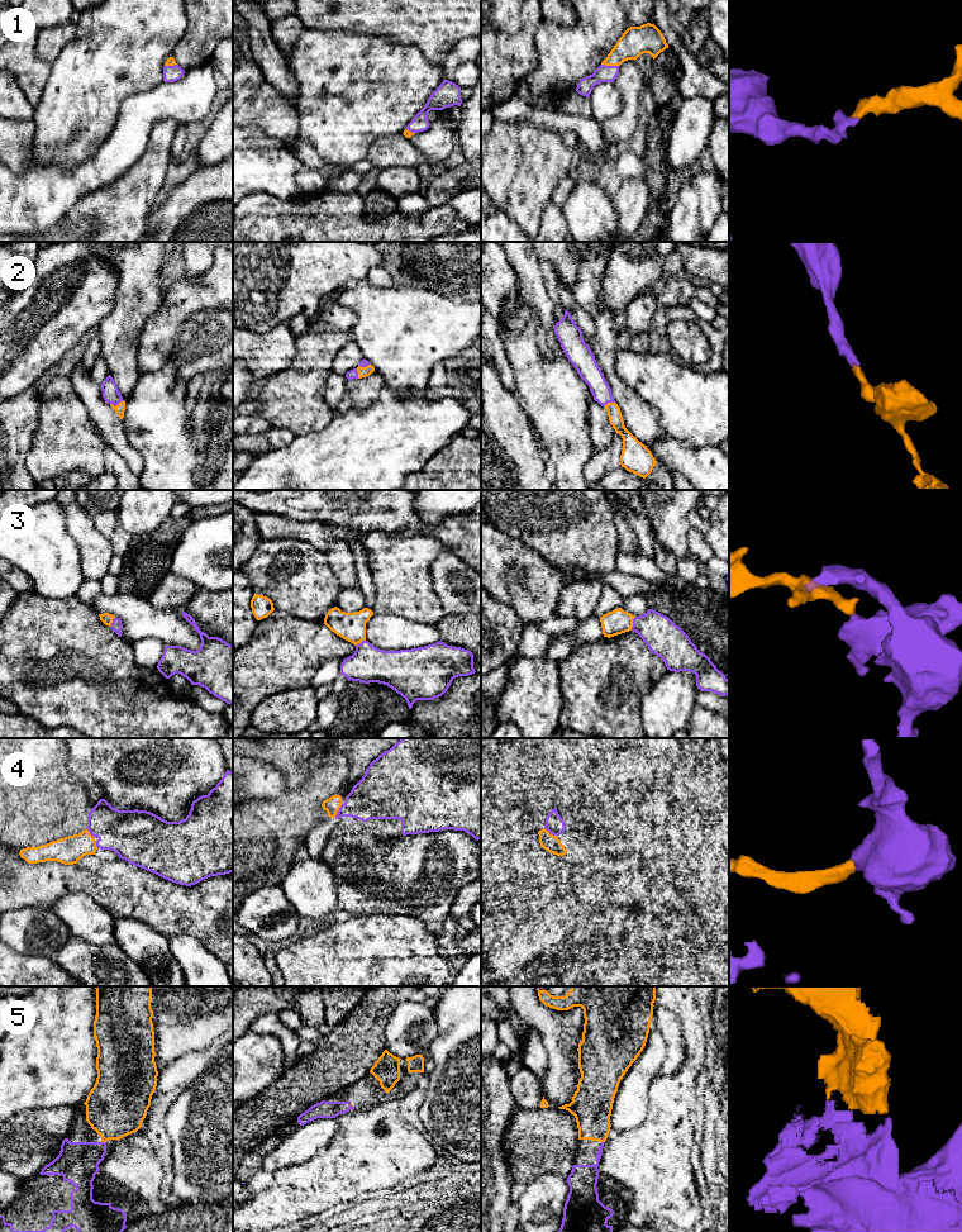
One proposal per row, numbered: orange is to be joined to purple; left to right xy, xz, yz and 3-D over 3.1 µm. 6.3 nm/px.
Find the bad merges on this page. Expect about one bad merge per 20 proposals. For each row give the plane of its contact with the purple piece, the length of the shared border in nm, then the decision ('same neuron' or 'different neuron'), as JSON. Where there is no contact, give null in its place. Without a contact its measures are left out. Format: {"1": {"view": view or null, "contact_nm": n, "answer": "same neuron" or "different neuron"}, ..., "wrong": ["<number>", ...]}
{"1": {"view": "yz", "contact_nm": 110, "answer": "same neuron"}, "2": {"view": "xy", "contact_nm": 90, "answer": "same neuron"}, "3": {"view": "yz", "contact_nm": 90, "answer": "same neuron"}, "4": {"view": "xz", "contact_nm": 100, "answer": "same neuron"}, "5": {"view": "xy", "contact_nm": 30, "answer": "same neuron"}, "wrong": []}

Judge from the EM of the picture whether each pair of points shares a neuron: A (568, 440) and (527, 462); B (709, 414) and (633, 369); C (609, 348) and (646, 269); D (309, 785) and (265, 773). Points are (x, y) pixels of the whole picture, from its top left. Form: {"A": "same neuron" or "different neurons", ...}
{"A": "different neurons", "B": "same neuron", "C": "different neurons", "D": "different neurons"}

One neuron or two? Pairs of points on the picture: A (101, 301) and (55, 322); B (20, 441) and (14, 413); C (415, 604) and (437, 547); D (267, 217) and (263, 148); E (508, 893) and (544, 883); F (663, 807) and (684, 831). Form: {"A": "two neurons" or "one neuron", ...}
{"A": "one neuron", "B": "one neuron", "C": "one neuron", "D": "two neurons", "E": "one neuron", "F": "two neurons"}

